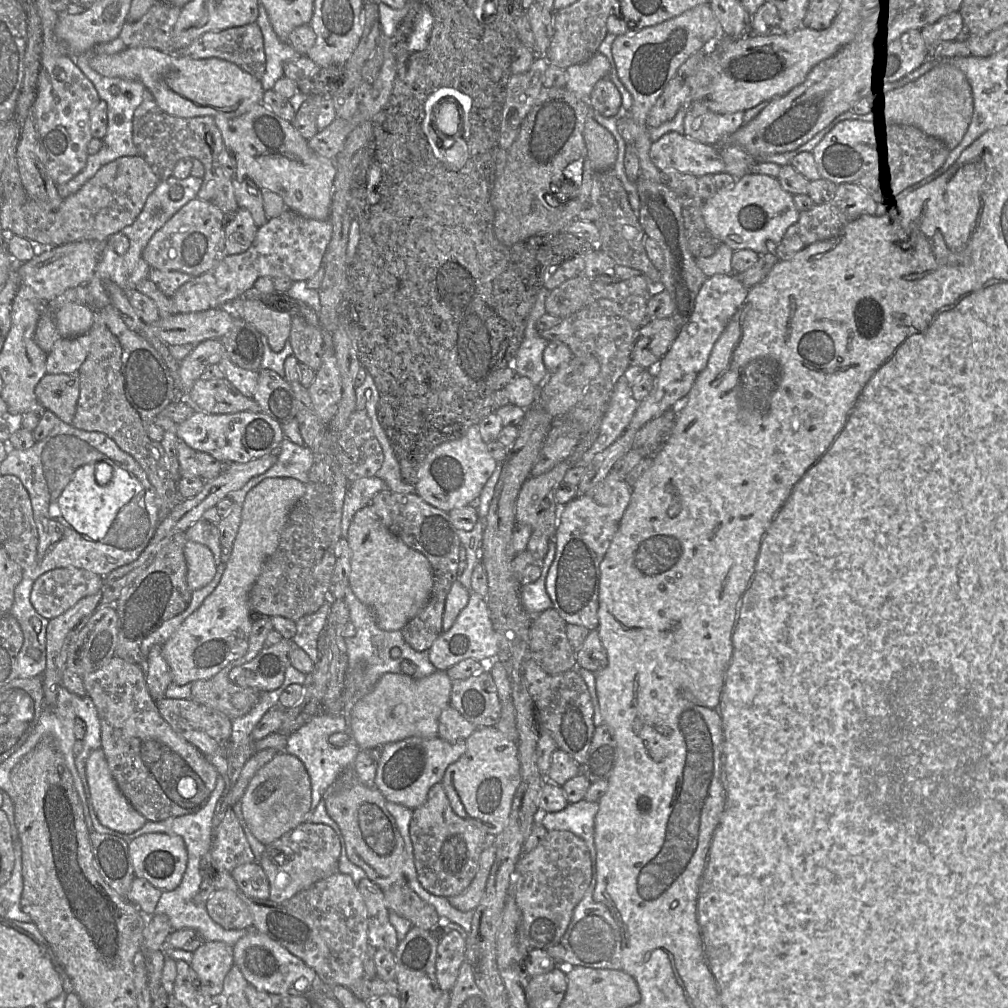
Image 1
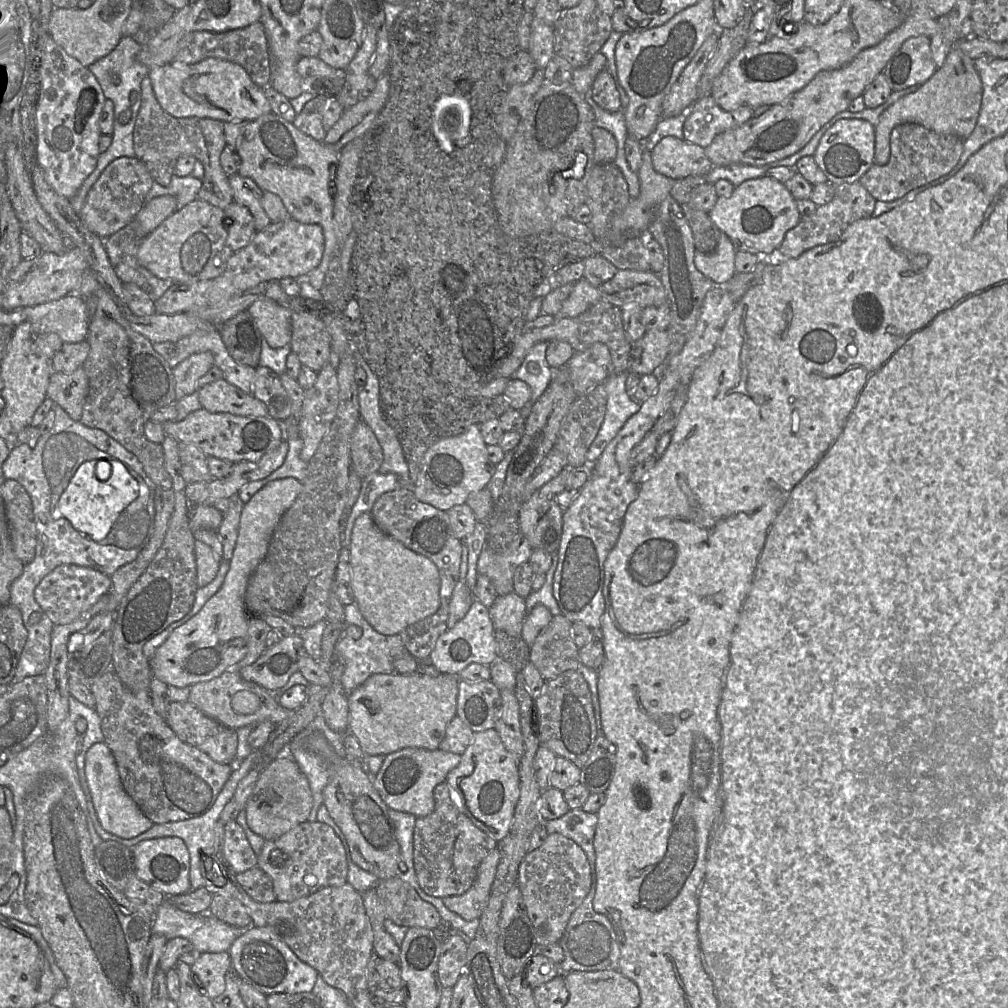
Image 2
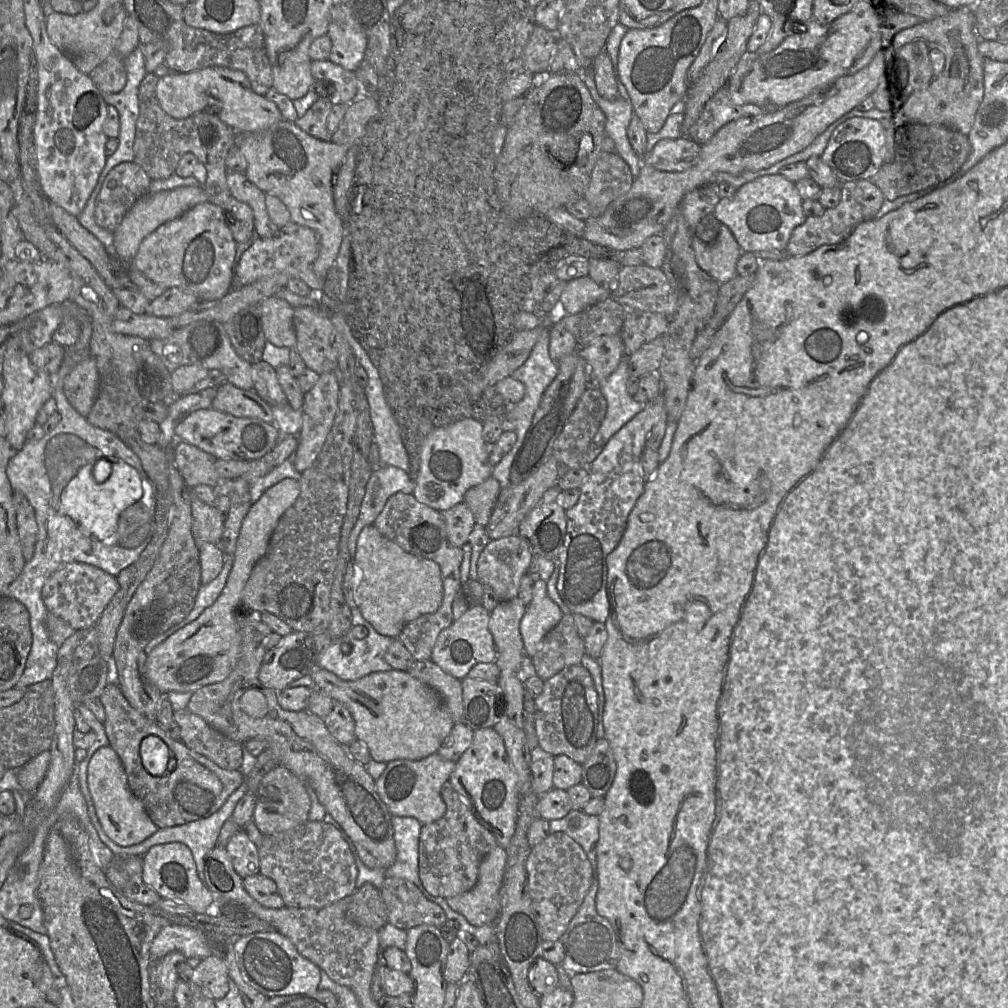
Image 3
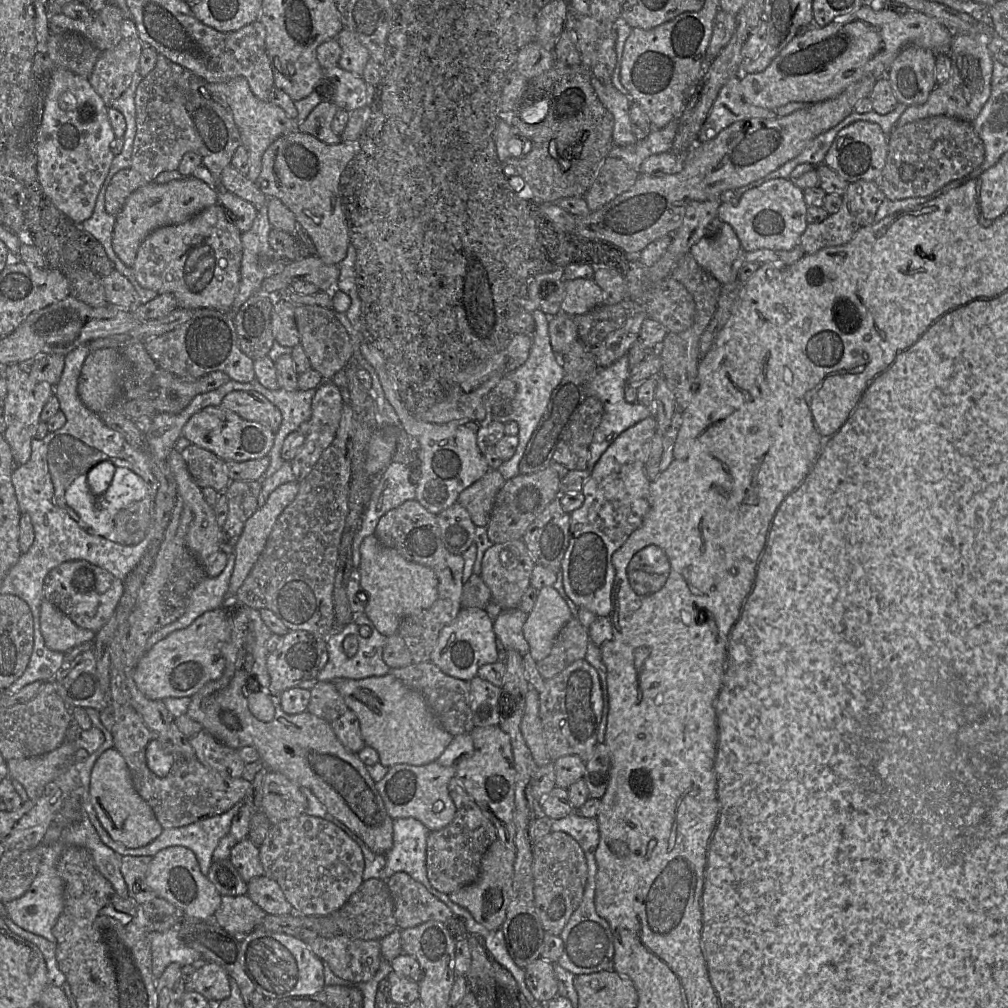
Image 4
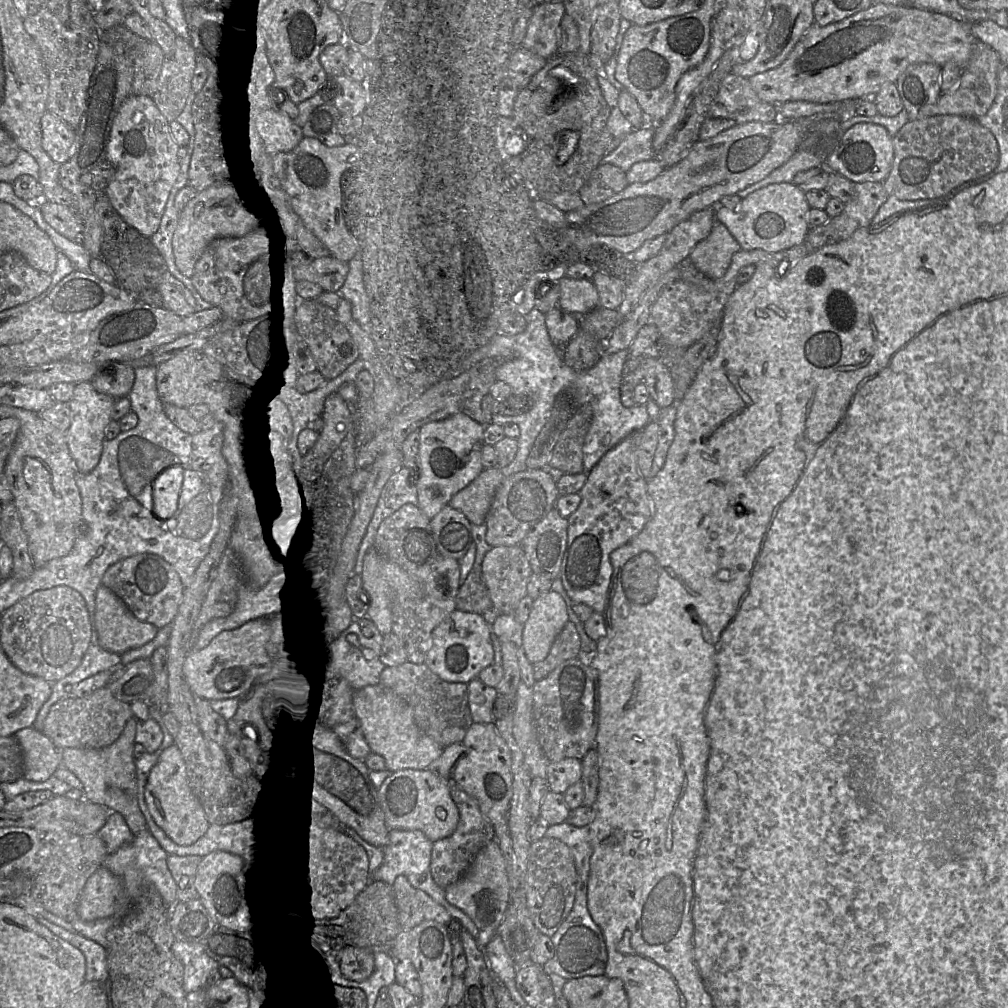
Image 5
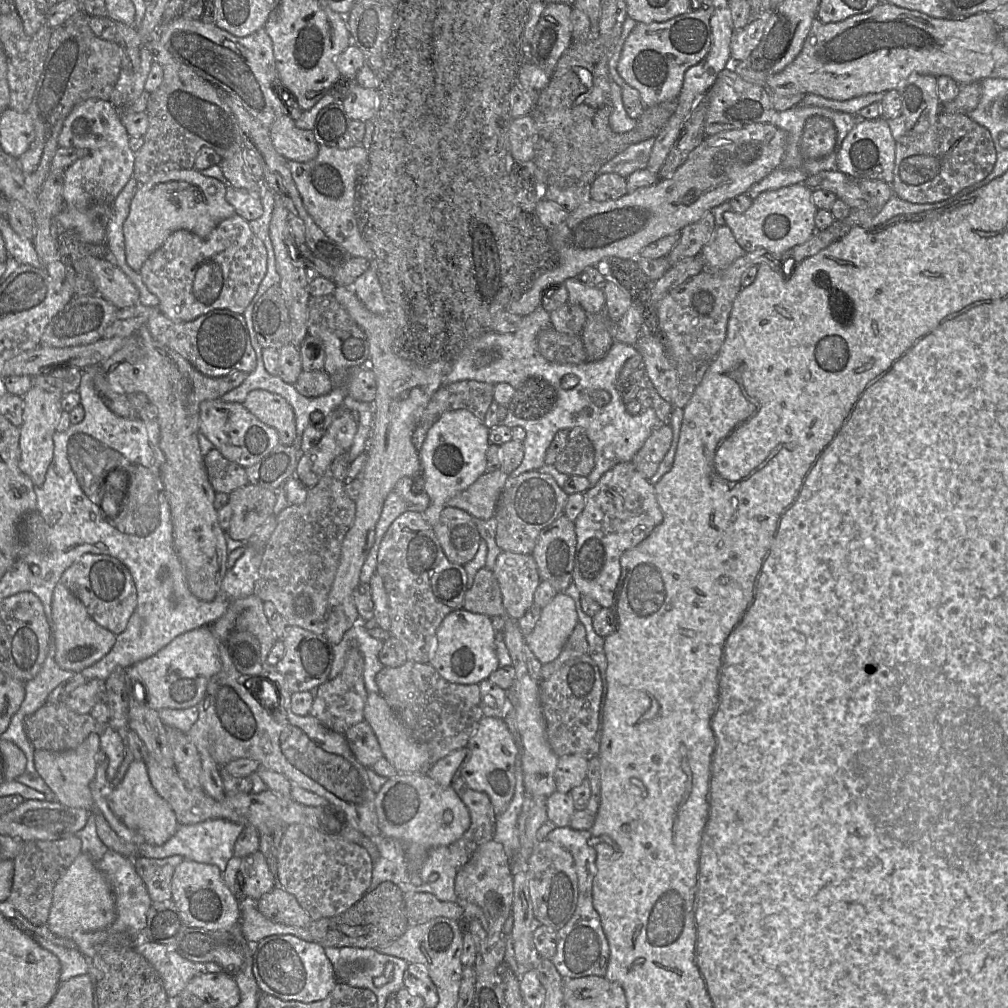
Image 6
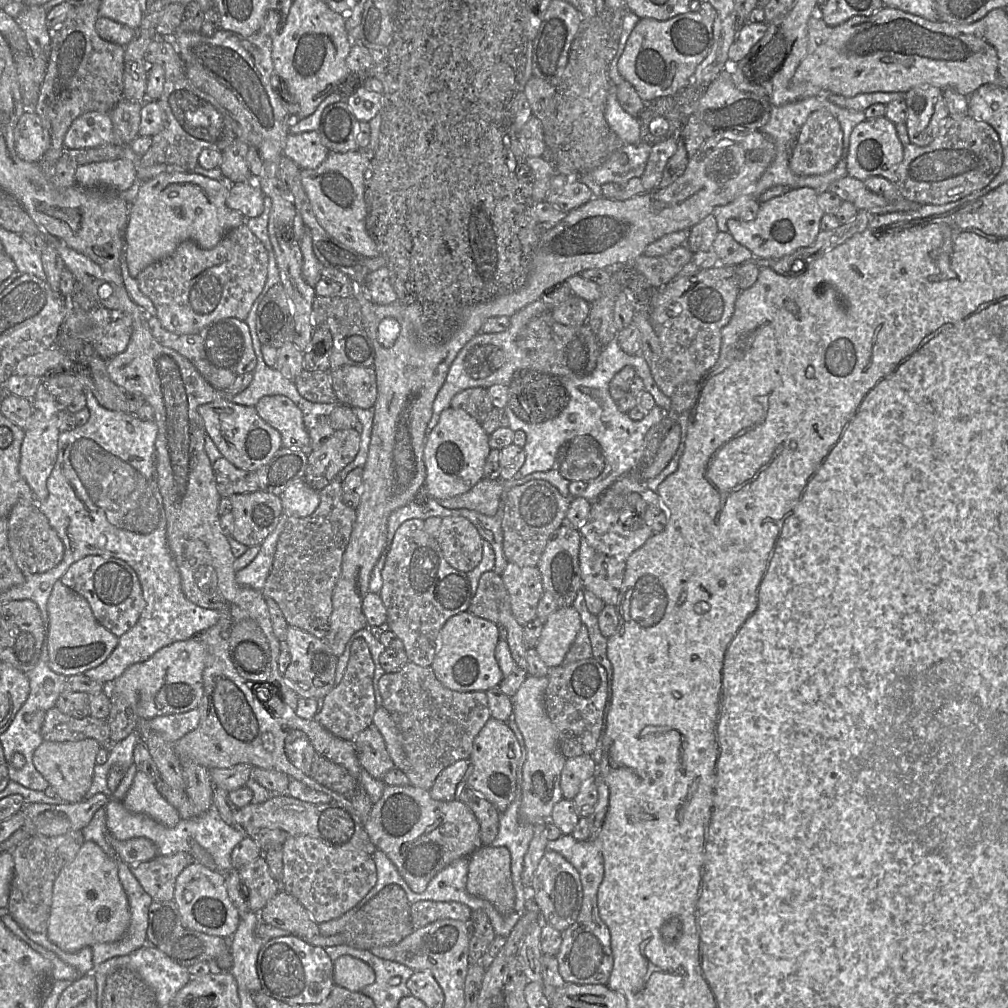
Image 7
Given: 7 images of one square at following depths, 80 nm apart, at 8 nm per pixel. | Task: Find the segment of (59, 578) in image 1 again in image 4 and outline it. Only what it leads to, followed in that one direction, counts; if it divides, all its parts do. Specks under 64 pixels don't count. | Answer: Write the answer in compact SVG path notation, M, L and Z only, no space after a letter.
M86 560L65 561L44 580L44 597L65 613L77 626L96 633L114 613L123 594L123 581Z

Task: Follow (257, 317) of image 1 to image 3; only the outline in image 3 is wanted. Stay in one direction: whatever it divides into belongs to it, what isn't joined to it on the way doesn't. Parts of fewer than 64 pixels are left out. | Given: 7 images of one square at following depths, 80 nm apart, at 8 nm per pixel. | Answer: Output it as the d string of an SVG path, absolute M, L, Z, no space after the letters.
M271 296L264 299L260 307L266 340L277 347L295 348L293 306L278 296Z

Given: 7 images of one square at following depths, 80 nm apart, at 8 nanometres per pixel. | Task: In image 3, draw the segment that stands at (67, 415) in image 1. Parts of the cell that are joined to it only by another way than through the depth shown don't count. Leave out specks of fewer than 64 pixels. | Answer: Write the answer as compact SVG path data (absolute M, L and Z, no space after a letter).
M88 356L75 365L63 379L63 391L72 407L87 417L99 389L99 373L95 360Z

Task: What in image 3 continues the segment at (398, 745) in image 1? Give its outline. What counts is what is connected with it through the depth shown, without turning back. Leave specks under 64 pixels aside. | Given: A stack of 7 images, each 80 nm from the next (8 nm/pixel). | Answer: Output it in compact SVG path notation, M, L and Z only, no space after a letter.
M438 752L421 760L393 760L375 780L376 790L392 816L413 817L422 825L439 820L446 811L441 788L455 769L456 762L446 760Z

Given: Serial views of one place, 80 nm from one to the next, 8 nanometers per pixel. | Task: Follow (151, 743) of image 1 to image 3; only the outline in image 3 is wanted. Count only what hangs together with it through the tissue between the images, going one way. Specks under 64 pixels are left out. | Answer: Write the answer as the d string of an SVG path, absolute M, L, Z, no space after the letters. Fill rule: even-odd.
M114 680L106 685L99 700L105 709L103 726L109 746L123 764L131 792L143 802L147 814L158 828L179 826L209 817L245 780L240 770L220 768L207 757L192 751L181 740L173 739L156 720L137 711ZM149 735L159 737L169 749L169 771L162 776L149 774L141 761L140 743Z

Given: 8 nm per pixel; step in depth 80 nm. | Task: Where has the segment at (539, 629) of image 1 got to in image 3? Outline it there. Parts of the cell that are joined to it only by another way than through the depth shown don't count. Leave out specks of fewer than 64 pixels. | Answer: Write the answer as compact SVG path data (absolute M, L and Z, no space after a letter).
M563 614L531 659L537 675L546 681L564 668L580 664L585 654L585 641L577 632L573 614Z

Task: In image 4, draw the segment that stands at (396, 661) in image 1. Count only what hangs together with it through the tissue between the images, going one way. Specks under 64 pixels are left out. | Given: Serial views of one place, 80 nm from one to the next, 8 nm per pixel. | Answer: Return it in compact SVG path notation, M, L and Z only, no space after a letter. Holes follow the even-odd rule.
M353 613L353 619L342 629L336 629L327 638L327 650L329 659L325 667L317 675L318 681L332 681L336 678L346 678L360 680L371 676L383 676L389 673L390 667L383 661L383 649L387 643L388 637L379 633L372 621L364 613ZM361 625L371 628L371 635L364 638L359 635L359 627ZM354 635L358 639L358 650L352 657L348 657L342 647L344 639Z

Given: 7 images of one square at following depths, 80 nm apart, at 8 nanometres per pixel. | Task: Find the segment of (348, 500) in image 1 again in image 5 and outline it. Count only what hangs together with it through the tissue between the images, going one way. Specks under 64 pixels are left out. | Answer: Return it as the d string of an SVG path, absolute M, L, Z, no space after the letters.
M404 465L395 471L383 487L366 534L360 544L355 573L362 574L363 559L369 548L374 547L377 529L381 522L405 504L418 505L415 467Z

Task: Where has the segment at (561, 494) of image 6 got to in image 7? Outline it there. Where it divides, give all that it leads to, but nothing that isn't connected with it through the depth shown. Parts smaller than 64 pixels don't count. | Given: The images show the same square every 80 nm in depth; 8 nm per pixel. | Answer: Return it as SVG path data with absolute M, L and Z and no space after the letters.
M529 480L503 491L503 552L508 562L537 567L543 551L559 527L566 522L570 499L545 480Z

